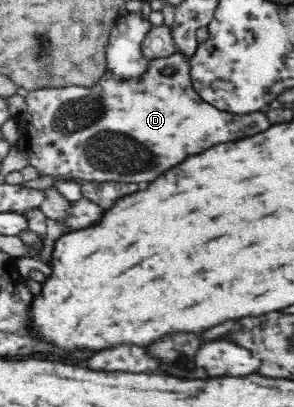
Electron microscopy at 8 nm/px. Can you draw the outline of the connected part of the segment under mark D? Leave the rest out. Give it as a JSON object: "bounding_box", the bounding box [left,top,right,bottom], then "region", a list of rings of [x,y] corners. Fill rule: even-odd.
{"bounding_box":[17,52,270,182],"region":[[[175,52],[175,53],[174,53],[174,54],[173,54],[173,55],[172,55],[172,56],[169,56],[169,57],[168,57],[168,58],[159,58],[159,59],[154,59],[154,60],[151,60],[151,61],[150,61],[150,62],[149,62],[149,67],[148,67],[148,70],[147,70],[147,71],[146,71],[146,72],[145,72],[145,73],[144,73],[144,74],[143,74],[143,77],[140,77],[140,78],[139,78],[139,79],[128,79],[128,80],[127,80],[127,81],[116,81],[116,79],[112,79],[112,77],[110,77],[110,75],[108,75],[108,73],[104,73],[104,74],[103,74],[103,77],[102,77],[102,78],[101,78],[101,79],[100,79],[100,80],[99,80],[99,83],[100,83],[100,84],[96,84],[96,86],[94,86],[94,88],[81,88],[81,87],[80,87],[80,86],[72,86],[72,87],[70,87],[70,88],[44,88],[44,90],[38,90],[38,91],[36,91],[36,90],[34,90],[34,92],[29,92],[29,93],[28,93],[28,94],[26,94],[26,97],[25,97],[25,101],[24,101],[24,102],[25,102],[25,108],[24,108],[24,112],[22,112],[22,113],[21,113],[21,114],[19,114],[19,115],[18,115],[18,116],[17,116],[17,120],[18,120],[18,123],[19,123],[19,129],[20,129],[20,132],[21,132],[21,137],[20,137],[20,146],[22,146],[22,147],[24,147],[24,152],[26,152],[26,153],[27,153],[27,155],[28,155],[28,159],[30,159],[30,160],[31,160],[31,165],[32,165],[32,168],[35,168],[35,169],[36,169],[36,170],[37,170],[37,172],[38,172],[38,174],[40,174],[40,176],[52,176],[52,177],[56,177],[56,176],[63,176],[63,177],[66,177],[66,178],[70,178],[70,179],[74,179],[74,178],[75,178],[75,179],[77,179],[77,180],[85,180],[85,181],[86,181],[86,182],[94,182],[94,181],[96,181],[96,182],[152,182],[152,180],[156,180],[156,178],[158,178],[158,176],[160,176],[160,174],[164,174],[164,172],[166,172],[166,170],[168,170],[168,168],[172,168],[172,166],[176,166],[176,164],[180,164],[180,162],[182,162],[182,160],[184,160],[184,158],[186,158],[186,156],[192,156],[192,154],[200,154],[200,152],[204,152],[204,150],[208,150],[208,148],[210,148],[210,146],[214,146],[214,144],[222,144],[222,142],[232,142],[232,140],[236,140],[236,138],[246,138],[246,136],[254,136],[254,134],[258,134],[258,132],[264,132],[264,130],[268,130],[268,128],[270,128],[270,122],[268,122],[268,120],[266,120],[266,118],[267,118],[267,116],[266,116],[266,115],[264,115],[264,114],[263,114],[263,113],[262,113],[262,112],[261,112],[261,111],[258,111],[258,112],[253,112],[253,113],[250,113],[250,114],[247,114],[247,115],[244,115],[244,116],[242,116],[242,115],[238,115],[238,120],[236,120],[236,116],[232,116],[232,114],[228,114],[228,112],[220,112],[220,110],[216,110],[216,108],[214,108],[214,106],[210,106],[210,104],[208,104],[208,102],[204,102],[204,100],[200,100],[200,98],[201,98],[201,97],[200,97],[200,96],[199,96],[199,95],[198,95],[198,94],[197,94],[197,93],[196,93],[196,92],[195,92],[195,89],[194,89],[194,86],[193,86],[193,85],[192,85],[192,81],[191,81],[191,76],[190,76],[190,73],[189,73],[189,70],[190,70],[190,65],[189,65],[189,60],[188,60],[188,59],[186,59],[186,57],[184,57],[184,56],[182,56],[182,55],[180,55],[180,53],[178,53],[178,52]],[[110,128],[112,128],[112,134],[114,134],[114,138],[116,138],[116,140],[114,140],[114,138],[110,138],[110,140],[108,140],[108,138],[104,138],[104,136],[106,136],[106,134],[104,134],[104,130],[110,130]]]}

